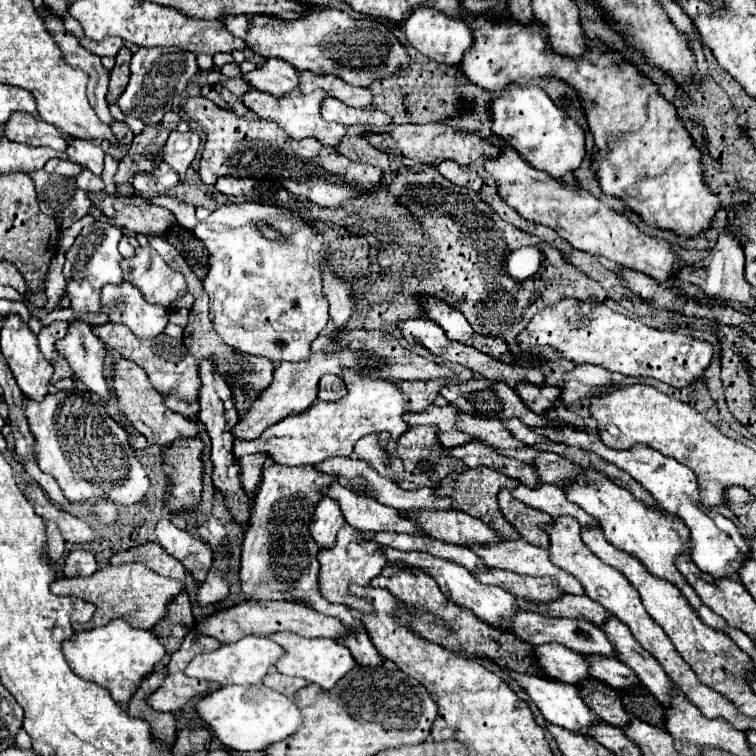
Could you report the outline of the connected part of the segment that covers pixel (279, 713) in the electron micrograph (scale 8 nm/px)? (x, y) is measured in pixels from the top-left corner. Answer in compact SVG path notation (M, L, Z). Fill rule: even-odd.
M264 684L252 686L222 686L196 704L196 714L214 730L216 738L238 752L264 750L266 746L280 742L296 732L300 726L300 710L292 696L274 692Z

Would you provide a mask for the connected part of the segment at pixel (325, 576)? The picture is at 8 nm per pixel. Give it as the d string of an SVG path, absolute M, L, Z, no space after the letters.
M346 524L346 526L338 532L336 546L318 552L318 562L320 562L318 582L320 582L320 592L322 592L322 596L328 598L330 602L344 604L344 606L348 606L348 608L352 608L352 610L358 610L360 614L368 612L368 600L360 600L360 598L352 596L352 594L348 592L348 588L350 588L352 584L356 584L356 586L368 586L370 580L382 572L382 568L386 566L386 556L384 556L384 552L380 550L380 544L376 544L376 542L372 542L372 540L364 540L364 538L362 538L362 532L358 532L356 528L352 528L352 526Z

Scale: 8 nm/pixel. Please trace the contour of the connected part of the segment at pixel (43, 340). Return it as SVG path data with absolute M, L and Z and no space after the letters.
M55 321L50 325L43 326L40 334L38 334L38 340L40 340L40 350L44 352L44 356L52 362L54 360L54 342L56 340L66 336L68 332L69 322L67 321Z

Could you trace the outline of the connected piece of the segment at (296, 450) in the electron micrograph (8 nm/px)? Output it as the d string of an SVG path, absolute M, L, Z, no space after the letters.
M344 370L344 382L348 394L340 402L318 400L312 408L298 416L288 416L286 420L270 426L256 440L234 440L234 460L238 462L246 454L266 454L272 462L286 466L314 466L332 456L350 456L354 444L366 434L390 432L392 440L398 440L406 430L404 424L404 394L388 380L376 376L362 376Z

